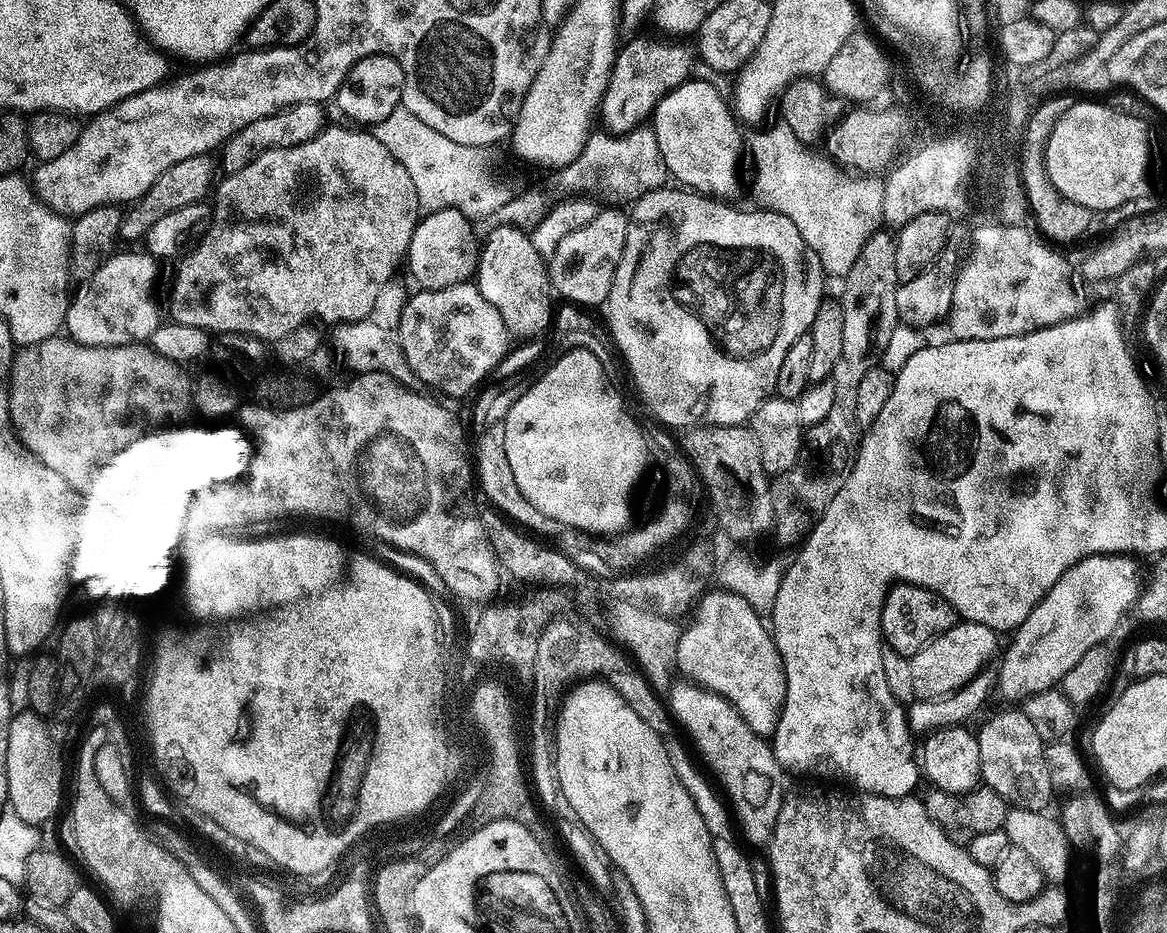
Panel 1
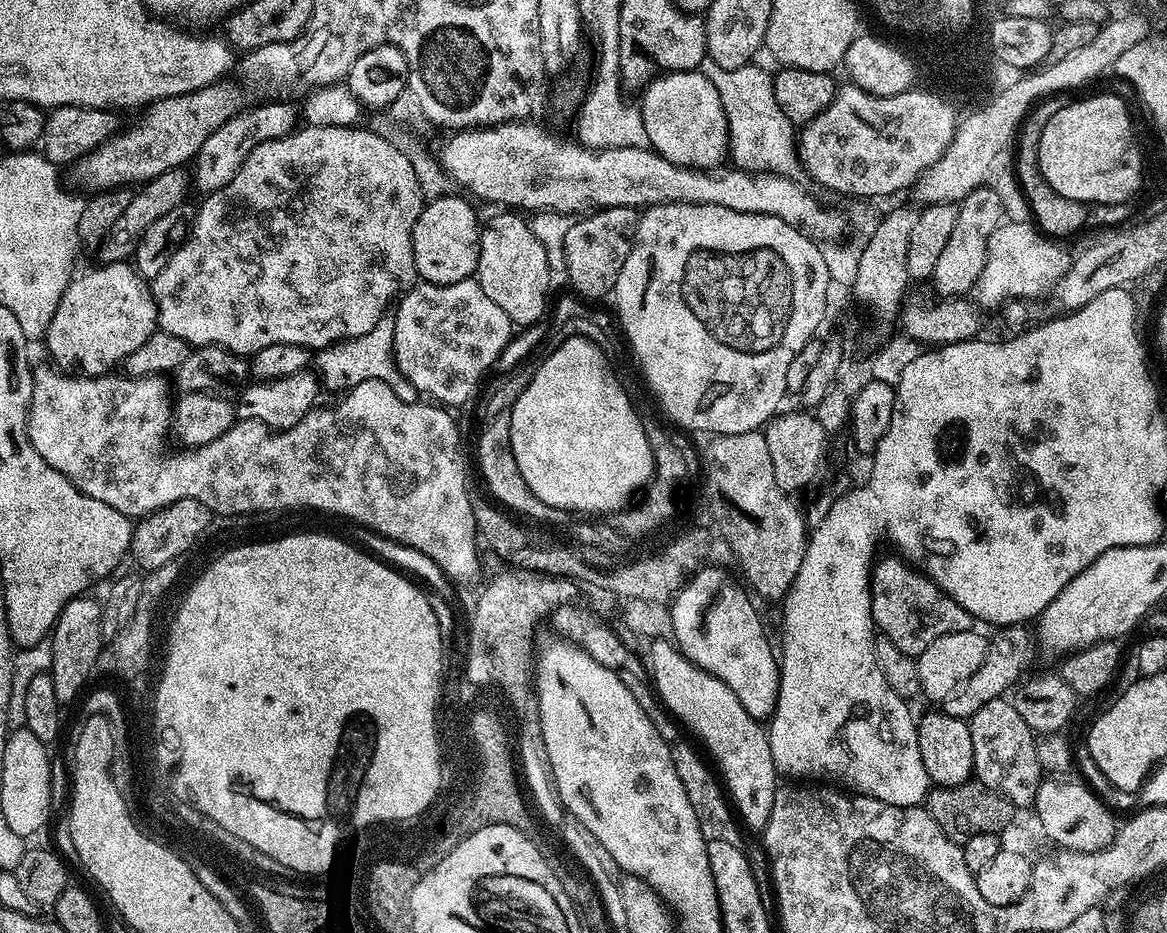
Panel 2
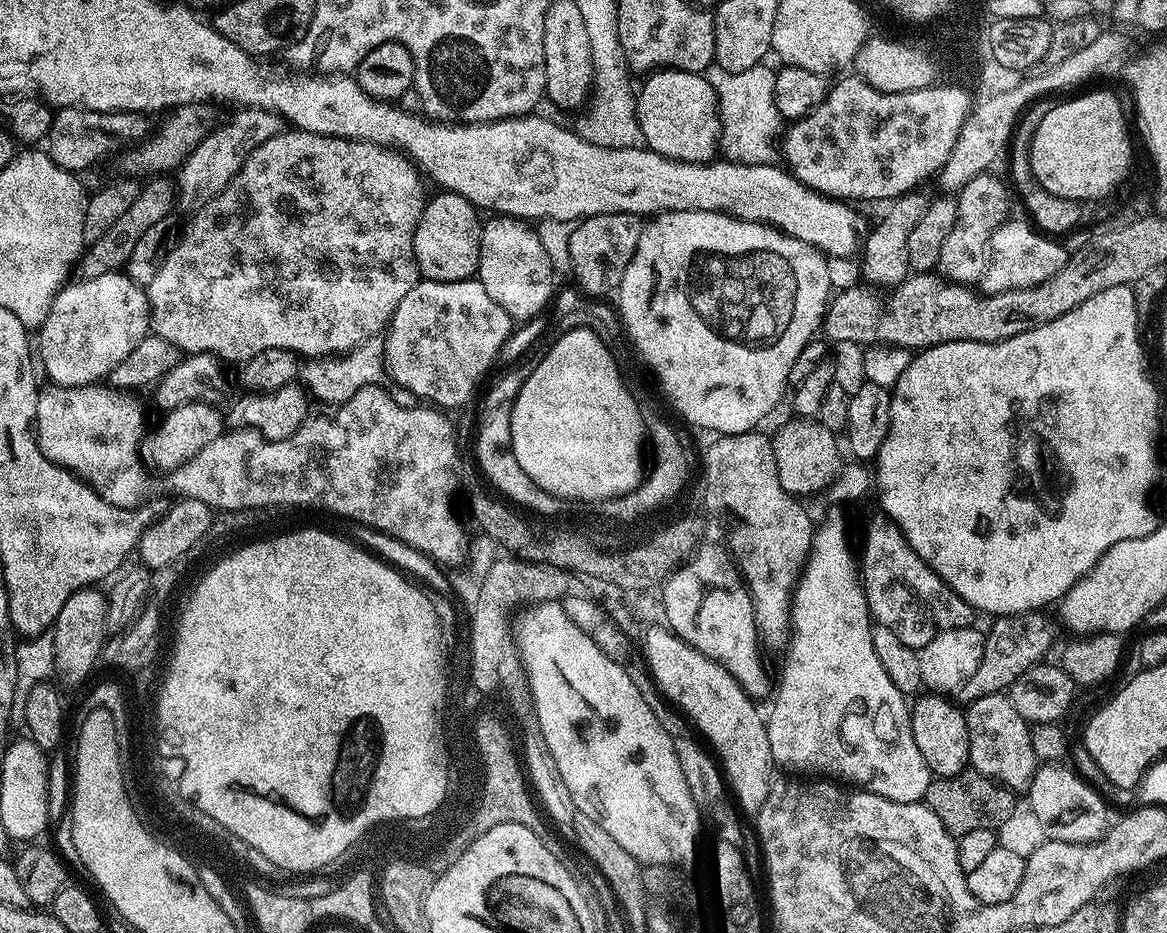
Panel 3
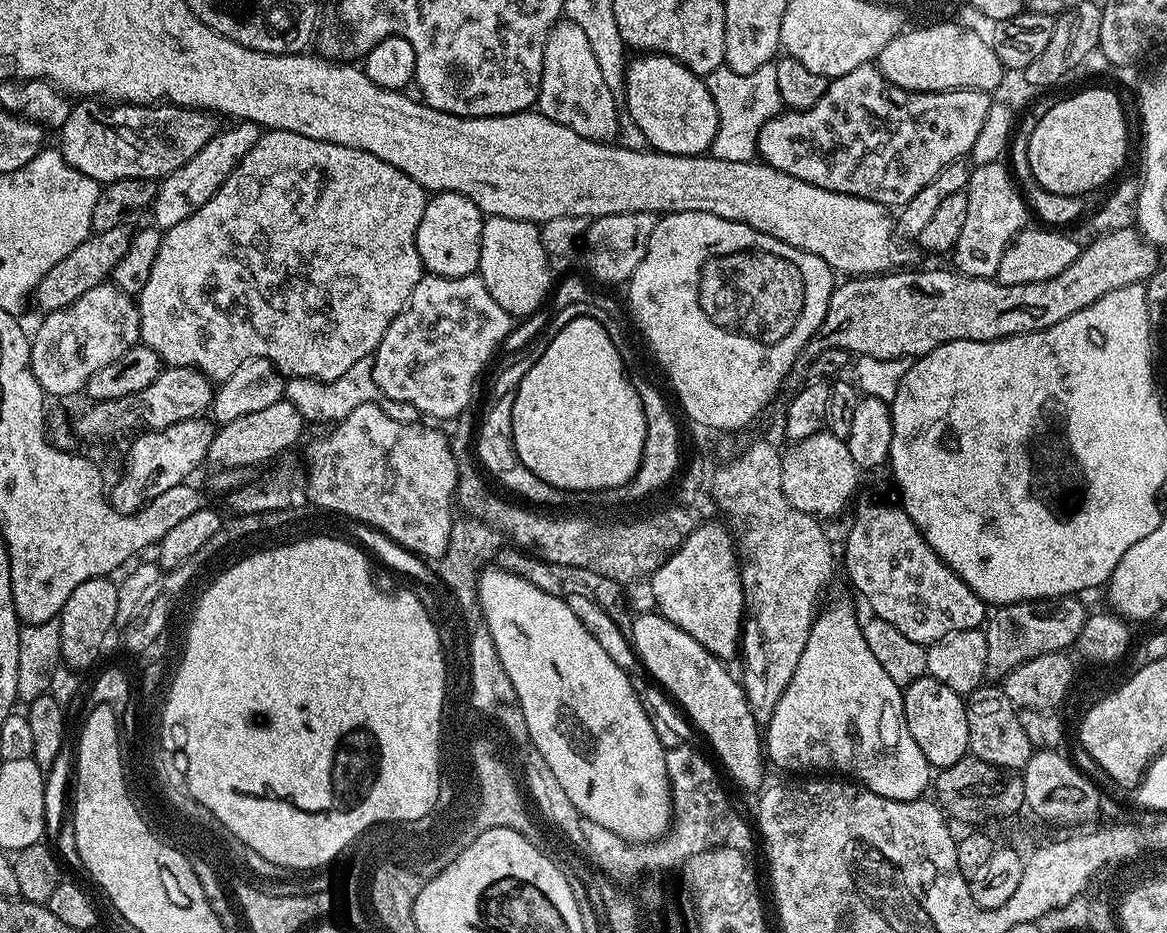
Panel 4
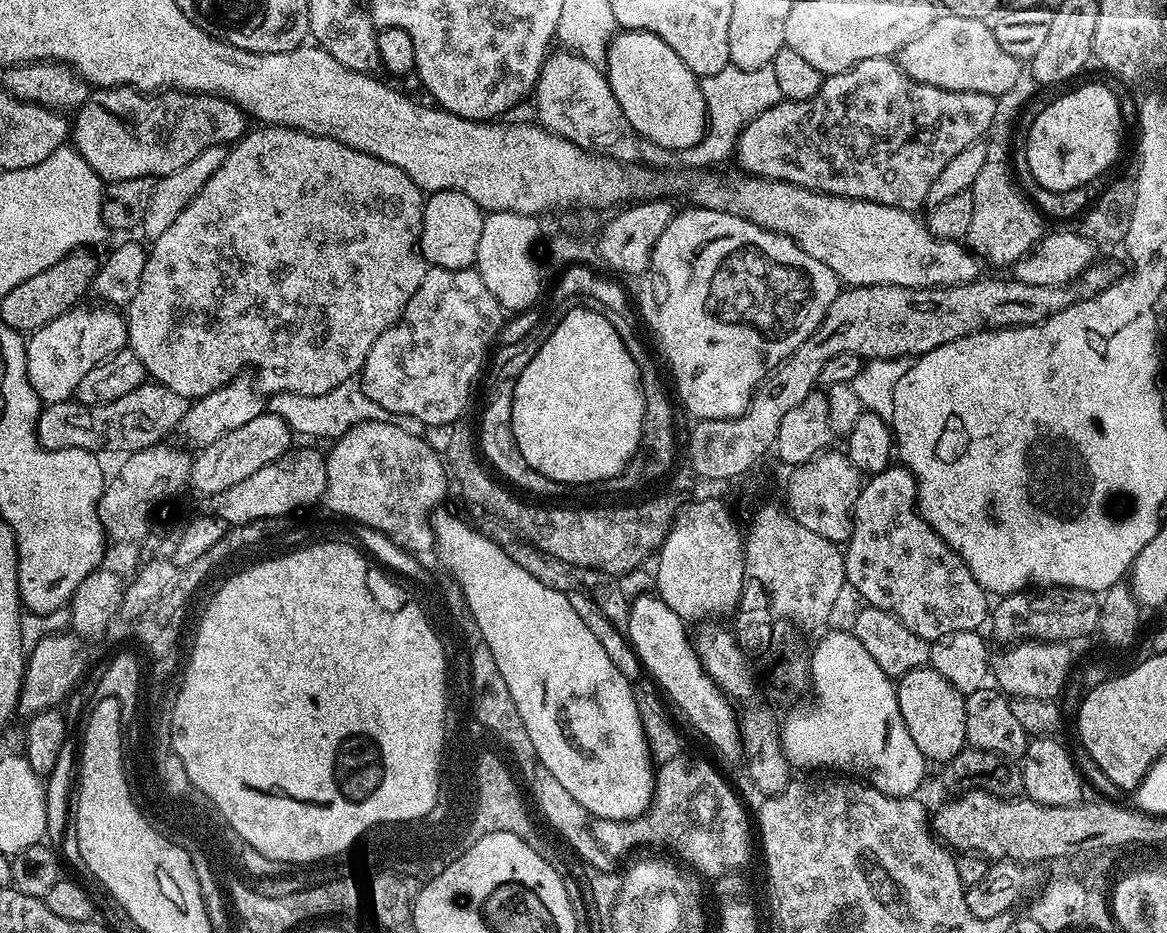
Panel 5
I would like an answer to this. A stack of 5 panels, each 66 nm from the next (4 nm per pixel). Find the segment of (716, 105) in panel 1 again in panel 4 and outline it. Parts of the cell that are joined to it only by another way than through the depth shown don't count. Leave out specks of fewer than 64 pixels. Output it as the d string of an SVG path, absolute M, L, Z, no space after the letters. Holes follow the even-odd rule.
M637 56L637 60L629 59L624 69L622 96L628 99L627 115L657 152L675 156L707 153L718 134L718 110L707 83L673 56Z

